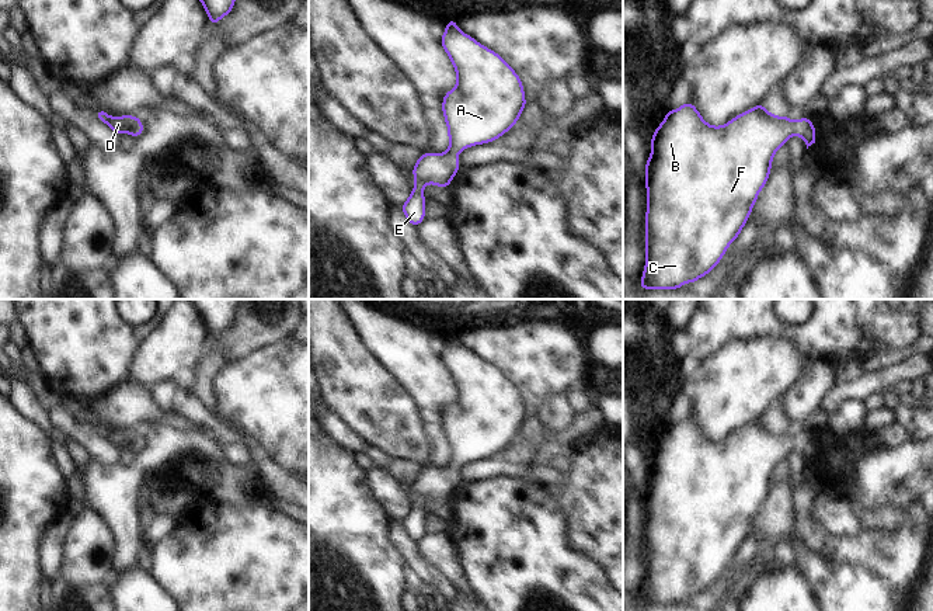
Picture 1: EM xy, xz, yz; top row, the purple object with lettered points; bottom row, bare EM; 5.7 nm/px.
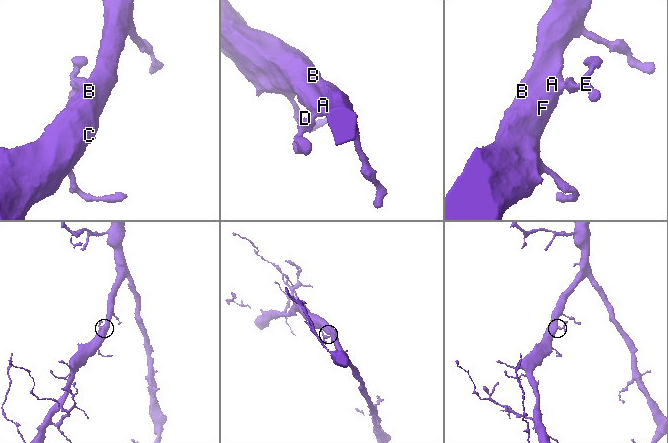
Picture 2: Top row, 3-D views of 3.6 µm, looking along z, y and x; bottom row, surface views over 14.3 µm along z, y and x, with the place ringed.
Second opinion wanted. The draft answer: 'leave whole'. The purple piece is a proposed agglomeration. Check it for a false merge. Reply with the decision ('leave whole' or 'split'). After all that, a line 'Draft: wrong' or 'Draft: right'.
leave whole
Draft: right

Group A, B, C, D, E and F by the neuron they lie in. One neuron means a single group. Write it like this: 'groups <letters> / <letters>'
groups A B C D E F

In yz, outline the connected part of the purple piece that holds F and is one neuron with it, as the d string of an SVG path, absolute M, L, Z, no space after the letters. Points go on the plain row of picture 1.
M692 416L665 426L665 435L651 449L651 468L644 482L647 525L645 580L640 597L643 607L651 603L680 604L683 598L694 598L713 586L728 560L738 555L770 490L774 468L791 449L803 452L807 464L815 458L817 445L811 433L804 430L800 435L791 435L787 430L773 430L763 419L758 419L725 440L713 441L702 433Z

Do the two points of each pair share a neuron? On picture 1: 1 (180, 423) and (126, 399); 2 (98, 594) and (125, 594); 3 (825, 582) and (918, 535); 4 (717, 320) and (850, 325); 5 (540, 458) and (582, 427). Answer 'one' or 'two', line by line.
1: one
2: two
3: two
4: one
5: one

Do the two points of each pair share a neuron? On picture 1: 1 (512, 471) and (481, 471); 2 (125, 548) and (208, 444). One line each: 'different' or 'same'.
1: same
2: same

